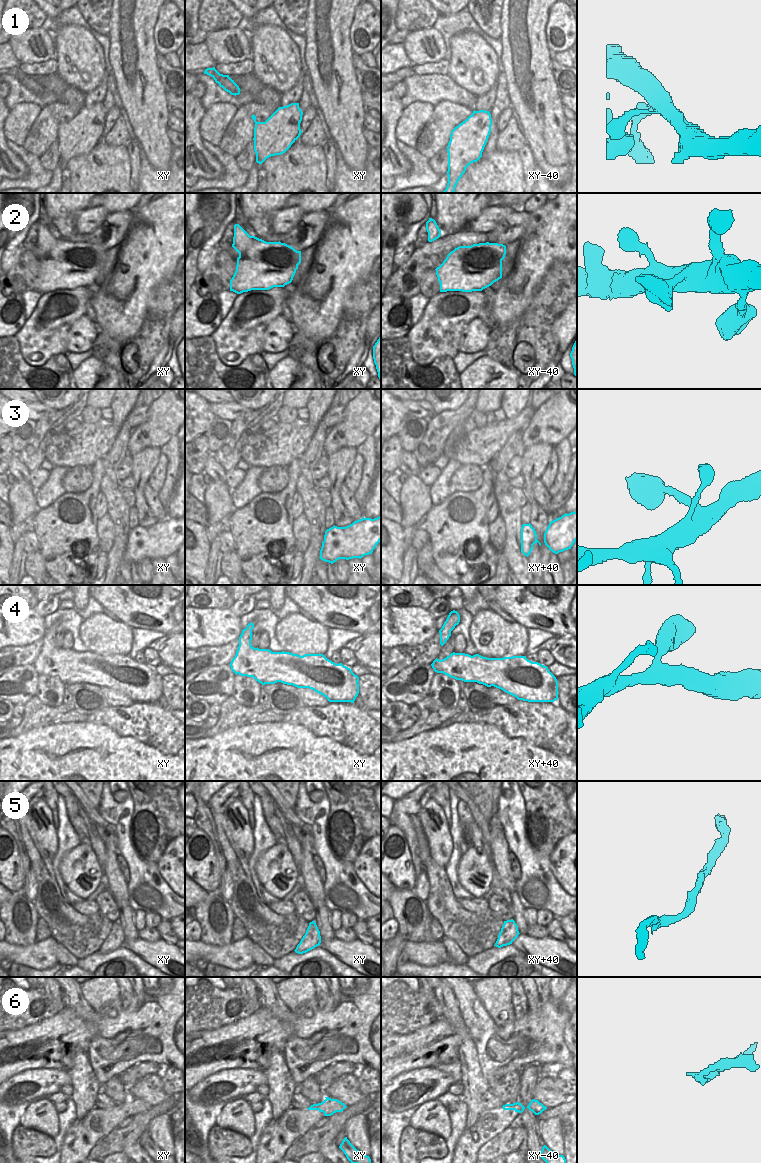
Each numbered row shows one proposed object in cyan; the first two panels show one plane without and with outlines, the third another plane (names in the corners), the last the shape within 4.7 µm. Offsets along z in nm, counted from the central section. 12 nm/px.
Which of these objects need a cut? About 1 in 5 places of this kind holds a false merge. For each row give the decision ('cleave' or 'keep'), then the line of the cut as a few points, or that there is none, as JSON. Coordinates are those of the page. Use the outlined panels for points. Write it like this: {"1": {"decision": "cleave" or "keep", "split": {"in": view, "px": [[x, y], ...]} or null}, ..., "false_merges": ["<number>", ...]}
{"1": {"decision": "keep", "split": null}, "2": {"decision": "keep", "split": null}, "3": {"decision": "keep", "split": null}, "4": {"decision": "keep", "split": null}, "5": {"decision": "keep", "split": null}, "6": {"decision": "cleave", "split": {"in": "xy", "px": [[332, 1113], [329, 1115]]}}, "false_merges": ["6"]}

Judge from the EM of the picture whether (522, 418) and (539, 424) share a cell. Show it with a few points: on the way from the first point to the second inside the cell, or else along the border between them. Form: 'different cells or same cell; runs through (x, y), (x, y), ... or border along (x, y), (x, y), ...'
different cells; border along (535, 410), (527, 427), (522, 432)

